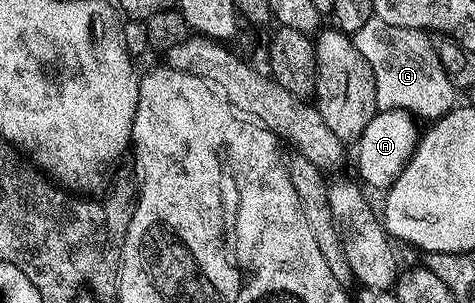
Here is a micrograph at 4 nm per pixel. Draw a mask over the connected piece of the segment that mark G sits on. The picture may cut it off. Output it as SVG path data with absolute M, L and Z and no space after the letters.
M372 16L360 31L352 34L356 51L368 59L376 79L379 110L407 109L417 118L437 119L455 108L456 90L434 50L434 42L423 30L396 27Z

